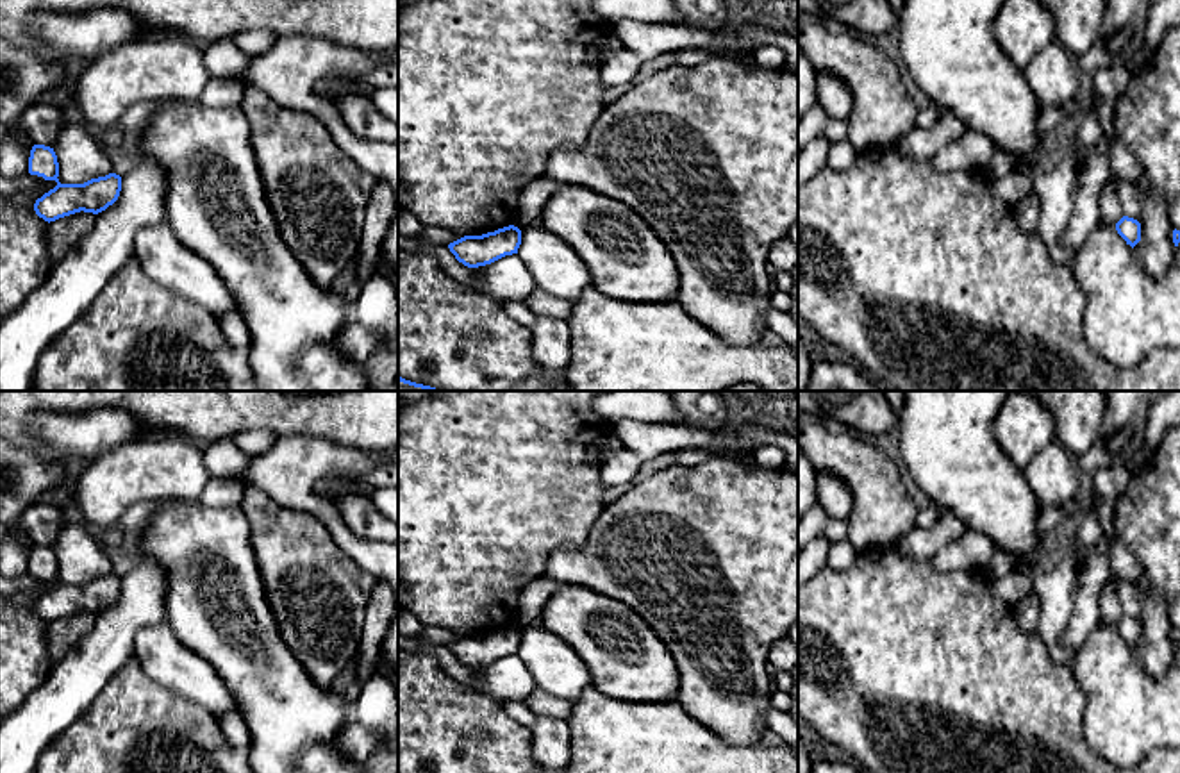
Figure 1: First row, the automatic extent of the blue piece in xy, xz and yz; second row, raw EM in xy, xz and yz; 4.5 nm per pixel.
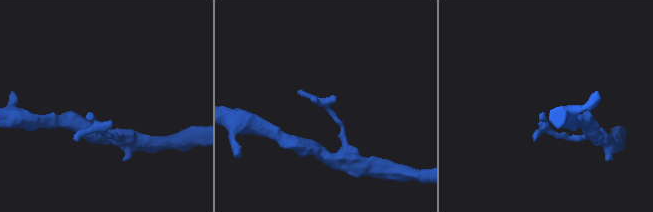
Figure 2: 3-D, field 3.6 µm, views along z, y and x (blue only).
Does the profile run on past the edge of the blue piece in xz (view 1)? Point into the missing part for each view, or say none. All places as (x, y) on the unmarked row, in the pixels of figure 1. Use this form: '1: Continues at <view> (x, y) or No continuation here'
1: No continuation here

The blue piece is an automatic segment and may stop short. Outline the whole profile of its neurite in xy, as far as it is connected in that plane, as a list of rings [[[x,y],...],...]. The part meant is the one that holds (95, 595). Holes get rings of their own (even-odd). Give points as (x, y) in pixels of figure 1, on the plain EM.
[[[45,544],[32,546],[29,573],[57,582],[34,603],[36,614],[48,623],[80,611],[98,614],[112,605],[121,591],[121,577],[116,573],[84,584],[61,584],[57,555],[54,548]]]

